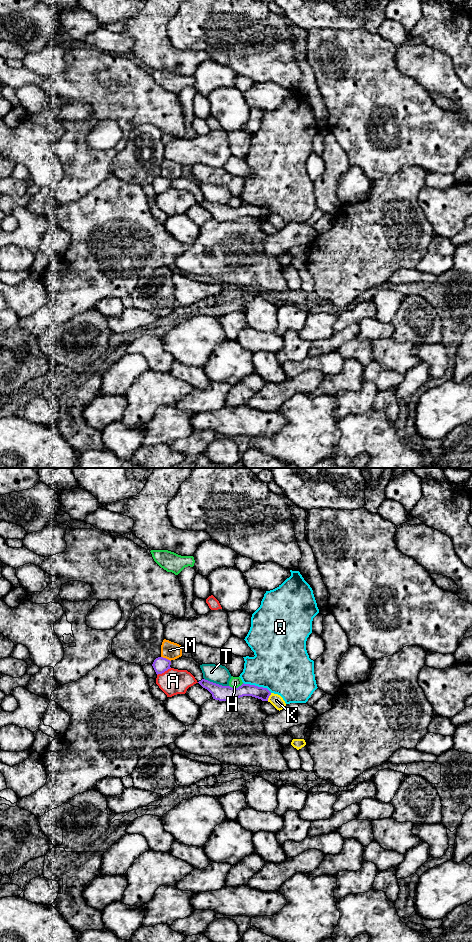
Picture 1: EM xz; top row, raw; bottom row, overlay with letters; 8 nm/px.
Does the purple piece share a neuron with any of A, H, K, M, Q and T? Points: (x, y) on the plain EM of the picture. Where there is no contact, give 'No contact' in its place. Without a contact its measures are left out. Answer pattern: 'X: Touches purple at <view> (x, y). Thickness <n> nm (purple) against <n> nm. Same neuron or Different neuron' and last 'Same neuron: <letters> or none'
A: Touches purple at xz (163, 192). Thickness 120 nm (purple) against 200 nm. Different neuron
H: Touches purple at xz (236, 208). Thickness 130 nm (purple) against 90 nm. Different neuron
K: Touches purple at xz (268, 217). Thickness 100 nm (purple) against 100 nm. Different neuron
M: Touches purple at xz (165, 178). Thickness 120 nm (purple) against 140 nm. Different neuron
Q: Touches purple at xz (257, 206). Thickness 120 nm (purple) against 440 nm. Different neuron
T: Touches purple at xz (215, 203). Thickness 130 nm (purple) against 150 nm. Different neuron
Same neuron: none

